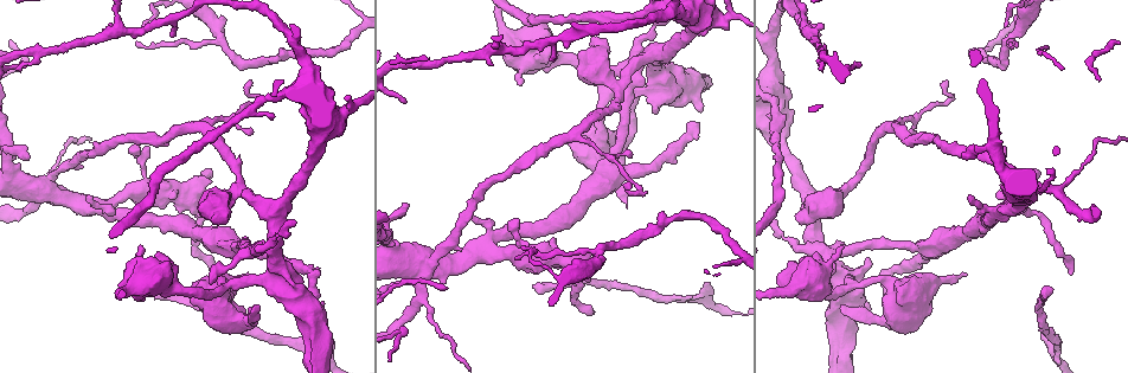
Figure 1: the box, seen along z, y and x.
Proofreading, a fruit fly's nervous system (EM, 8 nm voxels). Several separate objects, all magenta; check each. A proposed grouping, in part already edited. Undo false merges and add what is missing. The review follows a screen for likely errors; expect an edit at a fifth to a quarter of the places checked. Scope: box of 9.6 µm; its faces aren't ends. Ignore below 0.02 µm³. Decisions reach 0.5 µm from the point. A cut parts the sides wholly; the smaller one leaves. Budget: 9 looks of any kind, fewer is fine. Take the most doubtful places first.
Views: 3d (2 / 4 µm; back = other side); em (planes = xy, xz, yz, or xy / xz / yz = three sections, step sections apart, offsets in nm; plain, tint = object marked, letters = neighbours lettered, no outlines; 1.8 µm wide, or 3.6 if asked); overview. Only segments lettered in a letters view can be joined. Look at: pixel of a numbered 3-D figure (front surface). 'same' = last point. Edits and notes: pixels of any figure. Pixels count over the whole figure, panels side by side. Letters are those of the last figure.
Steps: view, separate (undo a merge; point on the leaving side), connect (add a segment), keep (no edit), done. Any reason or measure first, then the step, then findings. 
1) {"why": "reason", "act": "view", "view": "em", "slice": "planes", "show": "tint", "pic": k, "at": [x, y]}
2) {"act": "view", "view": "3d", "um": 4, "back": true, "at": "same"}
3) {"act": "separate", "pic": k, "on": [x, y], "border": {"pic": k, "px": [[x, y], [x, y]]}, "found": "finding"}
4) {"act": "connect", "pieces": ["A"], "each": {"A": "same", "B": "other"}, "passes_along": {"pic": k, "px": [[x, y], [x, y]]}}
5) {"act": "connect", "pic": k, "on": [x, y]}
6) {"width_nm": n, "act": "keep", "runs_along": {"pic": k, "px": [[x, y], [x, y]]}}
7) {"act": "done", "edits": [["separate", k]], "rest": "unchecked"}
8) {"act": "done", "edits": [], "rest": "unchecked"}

{"why": "branch stops here", "act": "view", "view": "3d", "um": 2, "pic": 1, "at": [705, 283]}

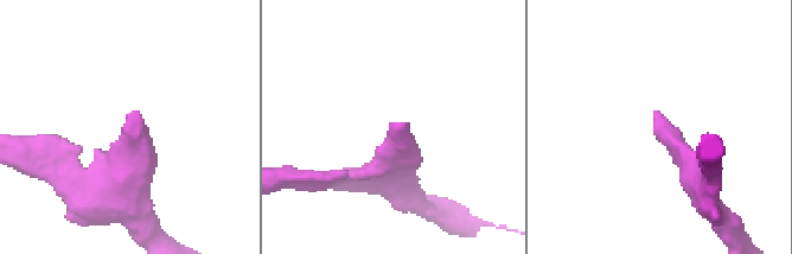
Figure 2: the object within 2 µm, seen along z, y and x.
{"act": "view", "view": "em", "slice": "planes", "show": "letters", "pic": 2, "at": [396, 129]}

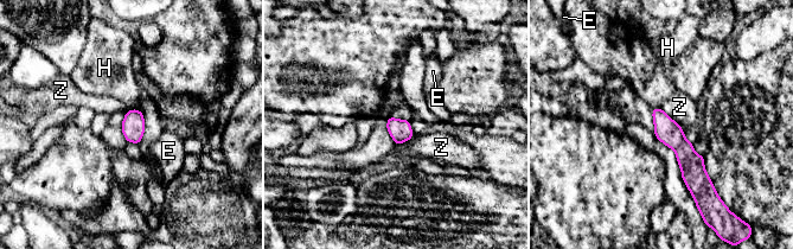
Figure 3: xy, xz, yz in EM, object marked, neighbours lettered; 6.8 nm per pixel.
{"act": "keep", "each": {"E": "other", "H": "other", "Z": "other"}, "found": "none of them fits"}

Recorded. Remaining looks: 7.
{"why": "four arms meet", "act": "view", "view": "em", "um": 3.6, "slice": "planes", "show": "plain", "pic": 1, "at": [423, 272]}

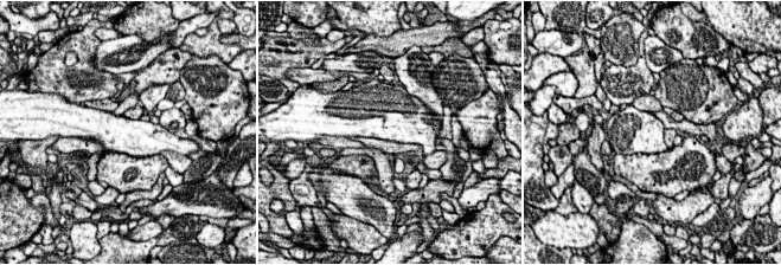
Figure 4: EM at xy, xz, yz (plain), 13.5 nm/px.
{"why": "with the object marked", "act": "view", "view": "em", "um": 3.6, "slice": "planes", "show": "tint", "at": "same"}

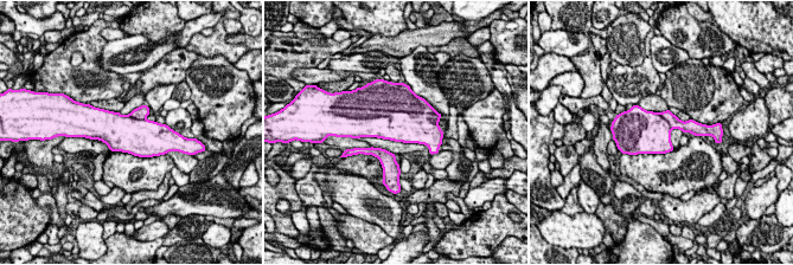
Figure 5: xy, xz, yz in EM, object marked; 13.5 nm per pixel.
{"act": "view", "view": "em", "um": 3.6, "slice": "planes", "show": "letters", "at": "same"}

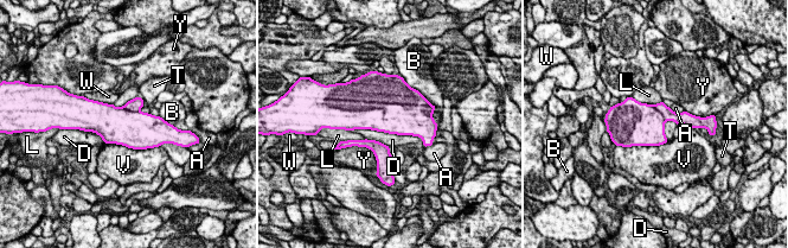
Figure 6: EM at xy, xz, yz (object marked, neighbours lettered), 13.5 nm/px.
{"act": "separate", "pic": 6, "on": [646, 124], "each": {"A": "other", "B": "other", "D": "other", "L": "other", "T": "other", "V": "other", "W": "other", "Y": "other"}, "border": {"pic": 6, "px": [[649, 105], [665, 120]]}, "found": "two neurons meet here"}

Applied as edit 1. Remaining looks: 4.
{"act": "done", "edits": [["separate", 6]], "rest": "unchecked"}

